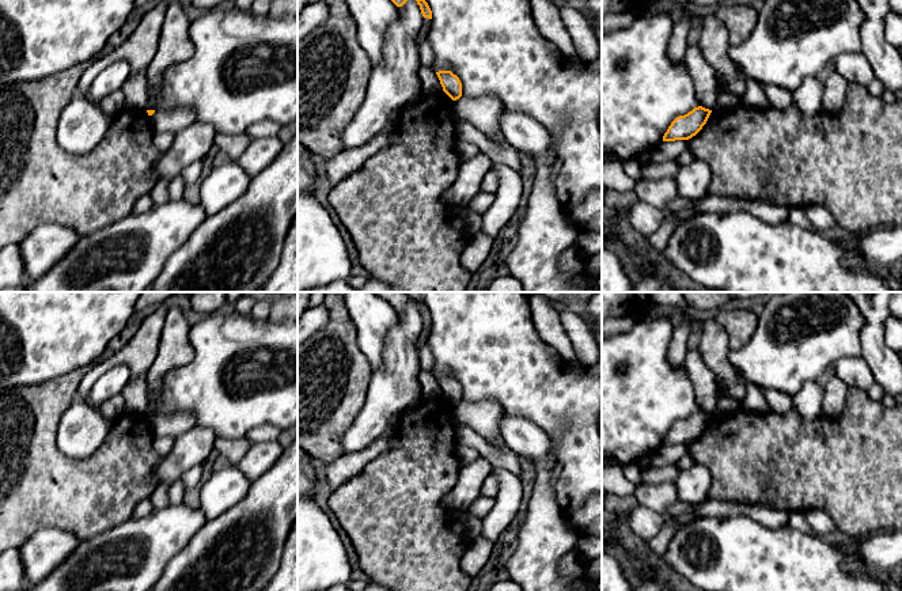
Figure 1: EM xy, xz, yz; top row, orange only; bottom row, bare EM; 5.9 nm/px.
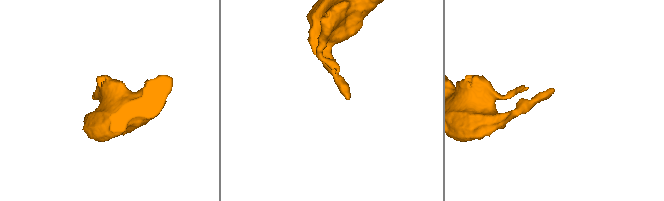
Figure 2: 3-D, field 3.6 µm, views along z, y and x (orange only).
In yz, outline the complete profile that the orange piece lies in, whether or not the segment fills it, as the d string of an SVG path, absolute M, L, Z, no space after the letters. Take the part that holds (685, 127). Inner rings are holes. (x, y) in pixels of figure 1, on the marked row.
M702 106L694 107L685 115L676 117L663 136L663 141L689 140L706 124L712 110Z

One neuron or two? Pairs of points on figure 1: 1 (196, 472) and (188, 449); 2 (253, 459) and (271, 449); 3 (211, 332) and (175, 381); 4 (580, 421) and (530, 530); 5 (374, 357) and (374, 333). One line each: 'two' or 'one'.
1: two
2: one
3: one
4: two
5: one

